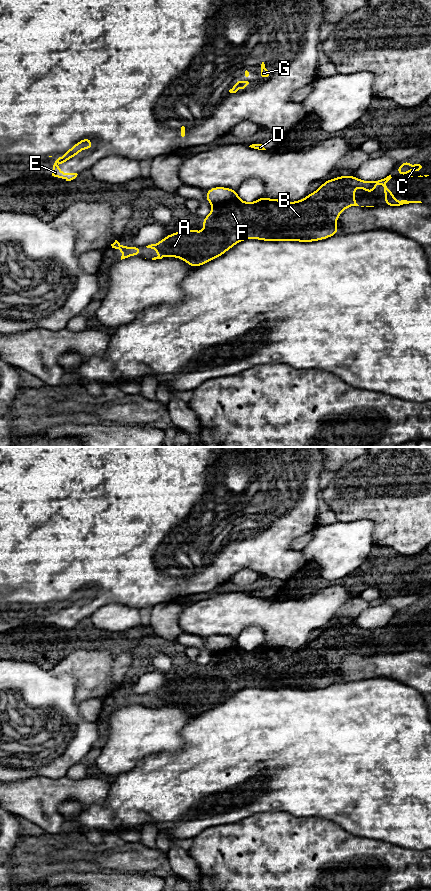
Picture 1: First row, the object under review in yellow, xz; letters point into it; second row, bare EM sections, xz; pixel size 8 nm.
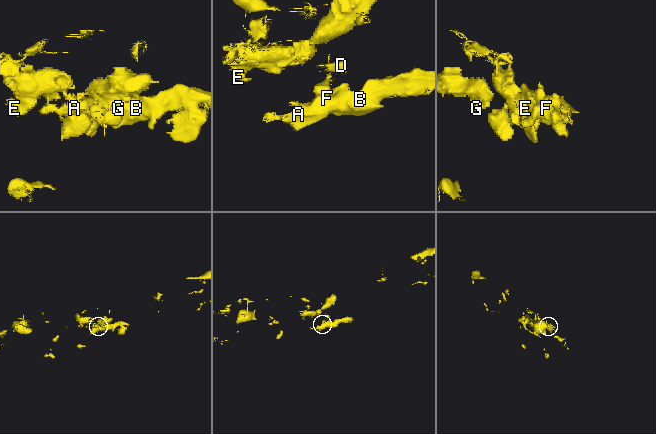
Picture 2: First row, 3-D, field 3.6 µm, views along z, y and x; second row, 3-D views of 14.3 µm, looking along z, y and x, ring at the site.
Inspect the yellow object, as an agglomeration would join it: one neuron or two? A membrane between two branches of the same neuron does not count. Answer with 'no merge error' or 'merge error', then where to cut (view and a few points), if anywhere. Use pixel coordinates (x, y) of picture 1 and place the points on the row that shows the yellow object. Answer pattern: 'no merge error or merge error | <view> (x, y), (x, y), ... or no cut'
merge error | xz (237, 196), (216, 202), (213, 205)

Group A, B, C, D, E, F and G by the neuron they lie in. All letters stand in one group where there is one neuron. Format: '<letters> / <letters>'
A B C F / D E G

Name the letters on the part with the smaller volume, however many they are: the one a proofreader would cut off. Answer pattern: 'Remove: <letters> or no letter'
Remove: A, B, C, F

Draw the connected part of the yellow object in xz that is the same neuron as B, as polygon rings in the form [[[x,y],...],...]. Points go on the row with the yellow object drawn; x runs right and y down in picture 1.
[[[341,175],[292,203],[266,197],[249,203],[235,197],[212,206],[210,214],[203,217],[202,234],[195,229],[181,230],[146,247],[158,252],[152,260],[175,257],[198,268],[247,239],[303,243],[324,240],[339,233],[336,223],[343,210],[359,206],[354,196],[357,187],[374,193],[374,186],[383,184],[385,206],[422,203],[397,200],[386,184],[391,178],[363,181],[354,175]]]

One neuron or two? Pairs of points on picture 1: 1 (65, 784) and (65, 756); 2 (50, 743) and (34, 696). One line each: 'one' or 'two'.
1: two
2: one

